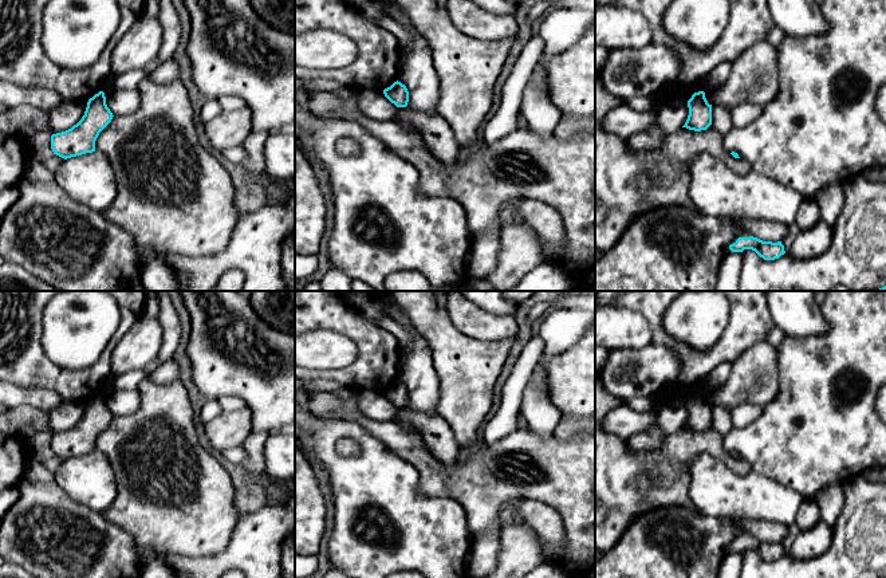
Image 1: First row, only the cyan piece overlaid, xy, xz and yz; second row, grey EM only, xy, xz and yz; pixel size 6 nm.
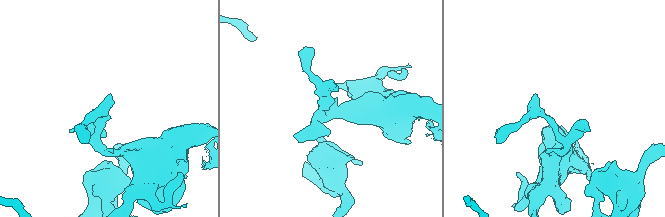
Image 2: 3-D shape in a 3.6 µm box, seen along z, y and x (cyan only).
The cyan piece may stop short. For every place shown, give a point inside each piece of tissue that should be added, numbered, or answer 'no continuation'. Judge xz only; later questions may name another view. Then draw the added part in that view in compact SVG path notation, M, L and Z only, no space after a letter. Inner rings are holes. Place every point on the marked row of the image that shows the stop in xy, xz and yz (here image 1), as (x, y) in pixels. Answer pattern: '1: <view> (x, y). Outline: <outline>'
no continuation

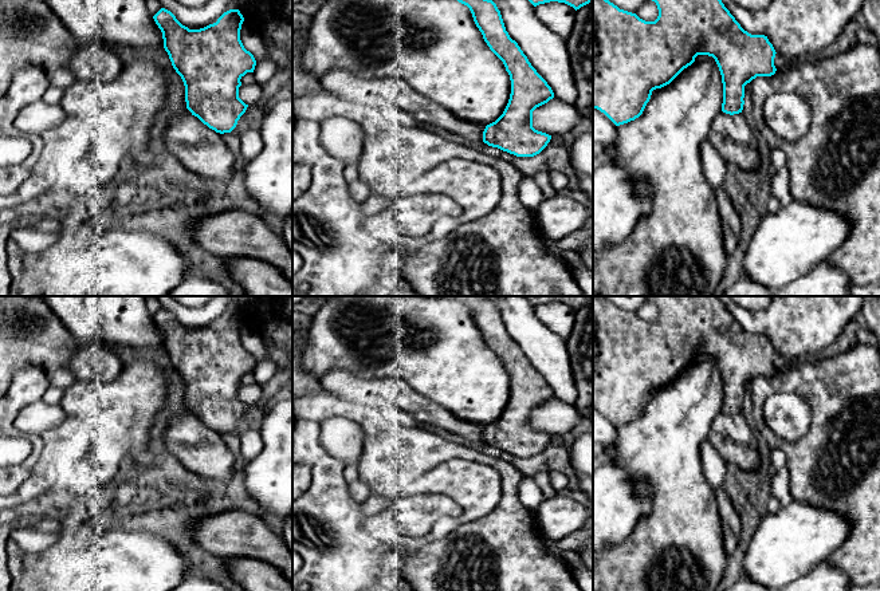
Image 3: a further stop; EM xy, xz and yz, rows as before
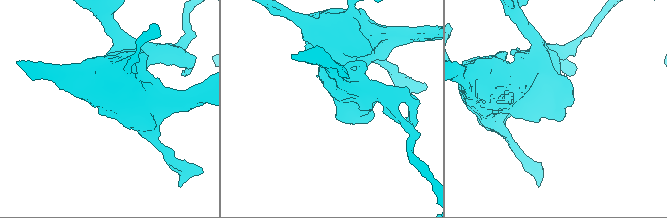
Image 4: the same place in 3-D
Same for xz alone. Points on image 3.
1: xz (389, 90). Outline: M333 68L319 82L323 88L337 92L347 101L370 103L378 98L382 105L396 103L405 109L423 123L441 125L456 135L483 142L484 125L467 122L451 111L440 109L431 101L423 101L408 83L398 78L364 79L349 70Z

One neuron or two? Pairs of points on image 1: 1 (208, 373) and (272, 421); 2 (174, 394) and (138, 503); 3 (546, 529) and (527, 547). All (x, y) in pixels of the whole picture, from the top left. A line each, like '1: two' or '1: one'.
1: one
2: one
3: two

